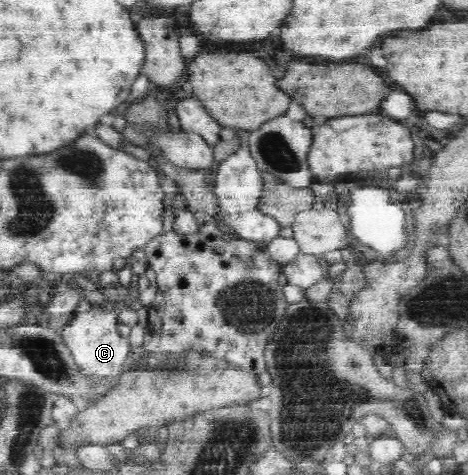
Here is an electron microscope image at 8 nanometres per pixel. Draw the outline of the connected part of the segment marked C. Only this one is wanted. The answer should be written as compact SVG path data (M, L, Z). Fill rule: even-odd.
M109 311L74 312L69 323L59 332L73 353L76 362L87 374L94 376L119 376L134 357L130 343L117 332L117 315Z

